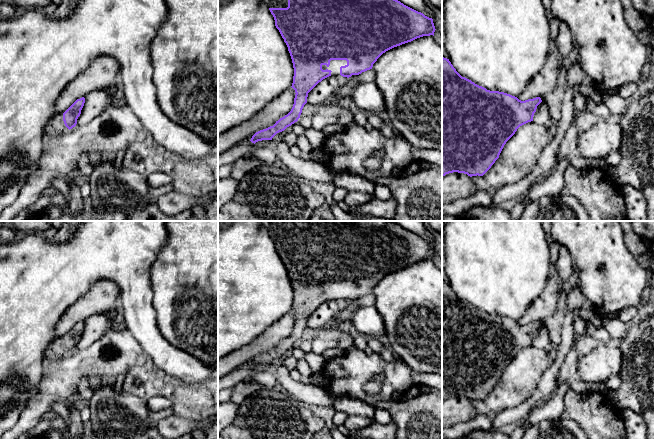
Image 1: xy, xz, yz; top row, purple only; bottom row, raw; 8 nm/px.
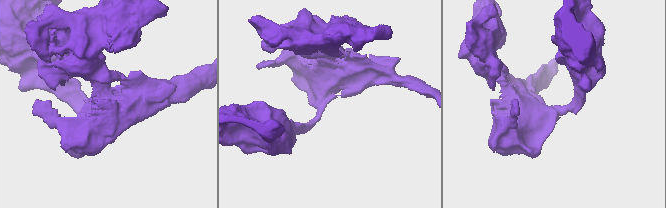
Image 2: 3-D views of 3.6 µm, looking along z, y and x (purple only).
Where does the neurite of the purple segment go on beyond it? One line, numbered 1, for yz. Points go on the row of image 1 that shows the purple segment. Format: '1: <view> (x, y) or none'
1: none

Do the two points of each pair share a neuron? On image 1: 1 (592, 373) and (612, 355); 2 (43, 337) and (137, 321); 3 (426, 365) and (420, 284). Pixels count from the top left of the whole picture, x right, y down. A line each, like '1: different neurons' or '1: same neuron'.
1: same neuron
2: same neuron
3: same neuron

